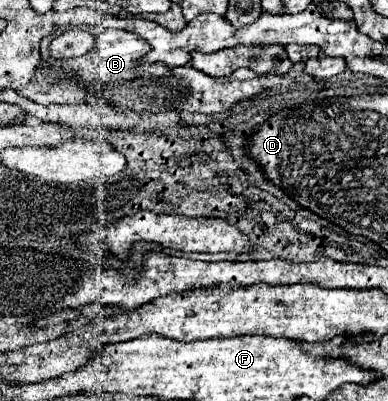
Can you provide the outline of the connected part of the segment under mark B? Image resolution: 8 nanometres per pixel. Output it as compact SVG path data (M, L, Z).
M103 30L89 54L81 58L69 58L69 60L55 60L49 54L51 40L63 33L56 31L45 37L40 42L40 54L43 62L49 66L57 66L63 70L77 70L83 78L83 82L91 84L91 90L97 92L101 98L105 98L109 104L117 106L119 110L135 110L135 112L169 112L169 110L187 110L187 112L203 112L203 114L215 114L223 112L229 106L233 106L241 98L251 98L259 94L265 88L273 88L277 84L289 84L295 80L309 80L309 76L303 72L303 62L297 62L287 74L269 74L259 76L249 68L239 68L233 74L225 78L213 78L205 72L183 66L169 70L167 66L139 66L137 60L143 58L149 52L149 44L141 42L133 32L125 30Z

